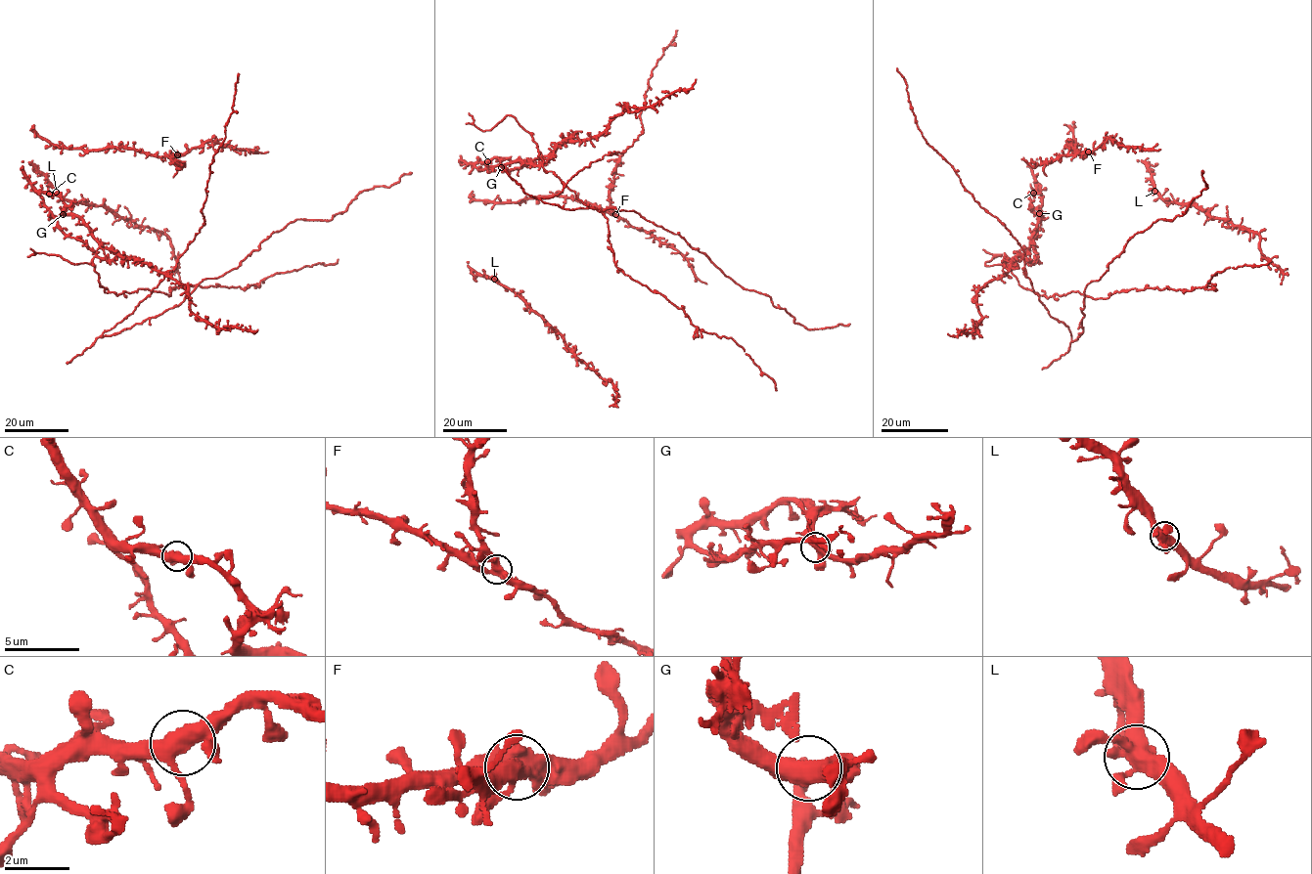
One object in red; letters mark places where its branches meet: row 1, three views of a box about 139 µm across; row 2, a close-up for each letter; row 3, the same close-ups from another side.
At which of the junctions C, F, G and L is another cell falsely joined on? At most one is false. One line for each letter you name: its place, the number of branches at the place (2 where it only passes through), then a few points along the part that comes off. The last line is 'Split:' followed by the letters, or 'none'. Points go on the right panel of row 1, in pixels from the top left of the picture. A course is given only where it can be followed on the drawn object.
F: place (1088, 152); branches 4; course (1088, 152), (1060, 155), (1033, 166), (1023, 157)
Split: F

